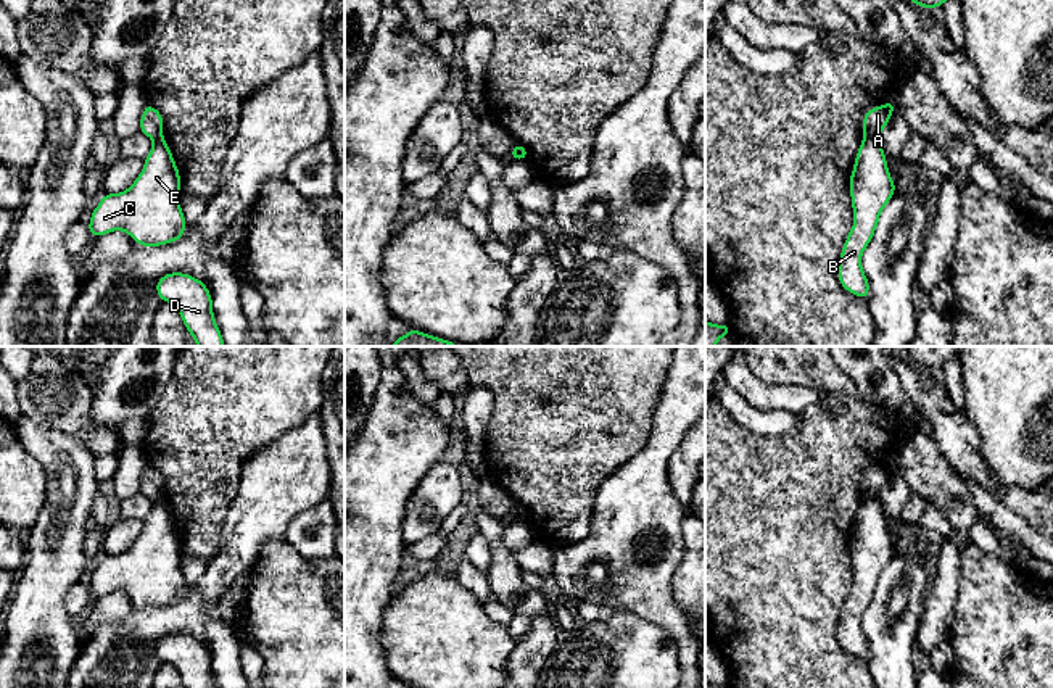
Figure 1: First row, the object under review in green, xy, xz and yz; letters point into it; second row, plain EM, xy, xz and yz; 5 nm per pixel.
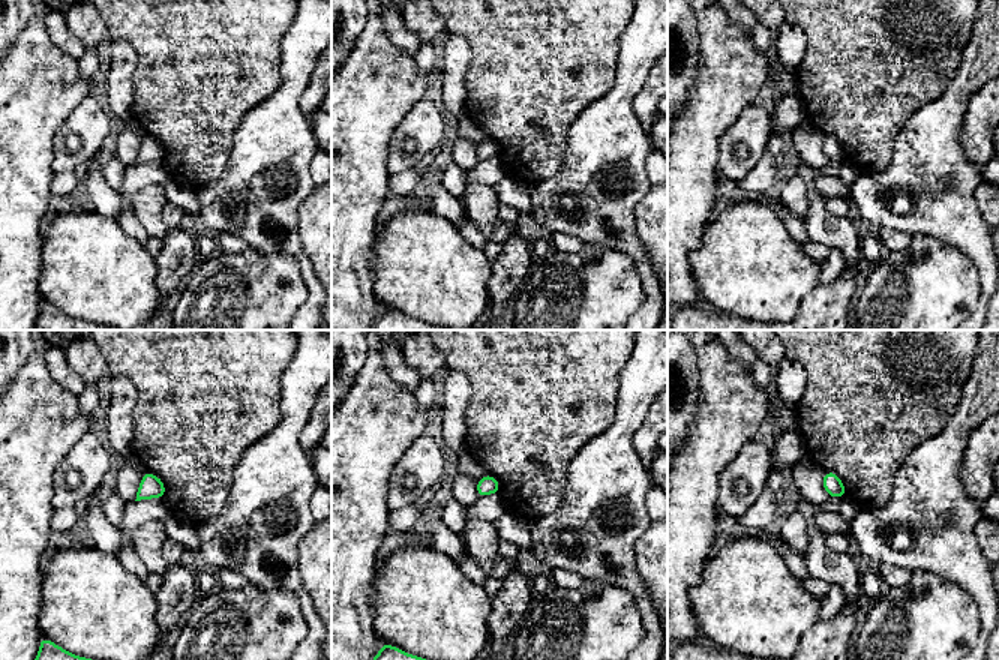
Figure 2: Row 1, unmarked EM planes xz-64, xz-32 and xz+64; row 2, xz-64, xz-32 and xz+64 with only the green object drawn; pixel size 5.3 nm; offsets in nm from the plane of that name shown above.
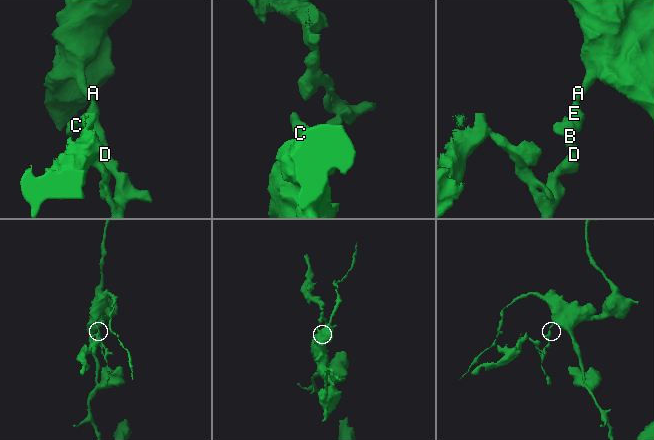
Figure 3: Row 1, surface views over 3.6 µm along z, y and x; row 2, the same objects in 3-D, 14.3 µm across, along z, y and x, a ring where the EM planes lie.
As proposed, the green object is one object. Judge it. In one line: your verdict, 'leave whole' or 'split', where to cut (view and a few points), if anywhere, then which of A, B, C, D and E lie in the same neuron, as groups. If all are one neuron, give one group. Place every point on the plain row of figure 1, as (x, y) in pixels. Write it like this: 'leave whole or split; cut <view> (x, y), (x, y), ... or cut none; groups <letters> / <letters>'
split; cut yz (865, 498), (878, 500); groups A / B C D E

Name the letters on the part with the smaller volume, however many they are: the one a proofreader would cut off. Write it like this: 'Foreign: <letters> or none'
Foreign: B, C, D, E

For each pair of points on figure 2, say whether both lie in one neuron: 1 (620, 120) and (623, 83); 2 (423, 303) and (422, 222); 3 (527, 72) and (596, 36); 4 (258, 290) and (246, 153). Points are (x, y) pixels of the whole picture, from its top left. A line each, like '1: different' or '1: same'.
1: same
2: same
3: same
4: different

